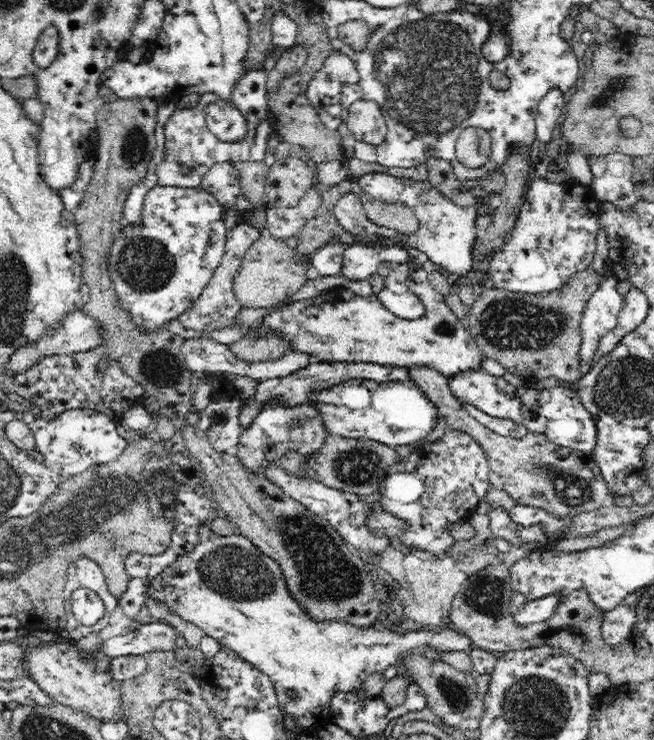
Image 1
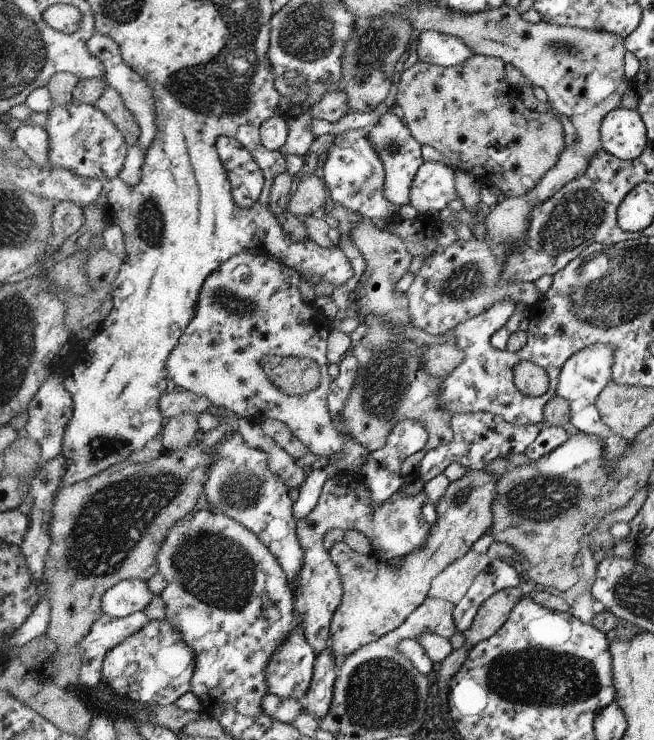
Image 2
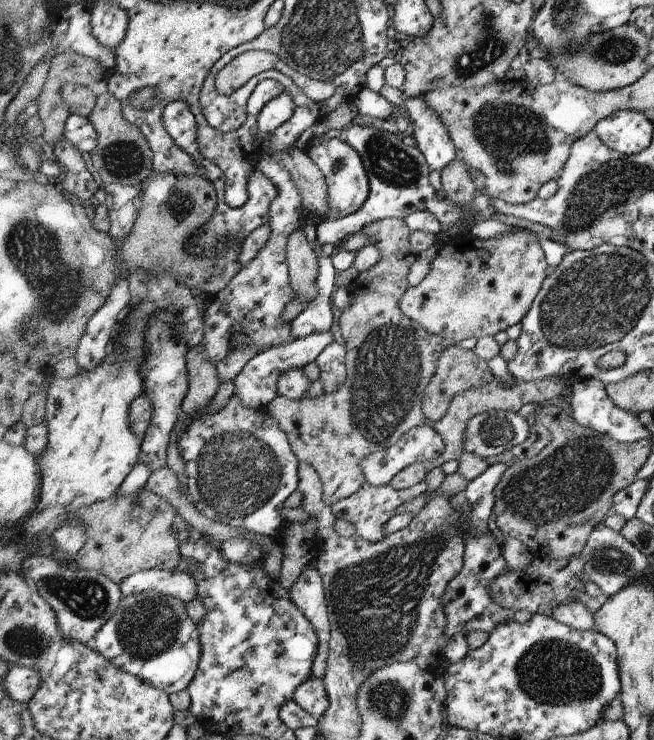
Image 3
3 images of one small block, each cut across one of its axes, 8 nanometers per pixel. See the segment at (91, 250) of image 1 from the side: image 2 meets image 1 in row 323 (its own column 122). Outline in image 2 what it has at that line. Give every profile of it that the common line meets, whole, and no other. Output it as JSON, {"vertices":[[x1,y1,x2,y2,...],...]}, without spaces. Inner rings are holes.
{"vertices":[[109,86,96,106,103,110,116,123,116,126,120,127,120,130,123,130,130,148,134,148,141,142,142,126,117,88]]}

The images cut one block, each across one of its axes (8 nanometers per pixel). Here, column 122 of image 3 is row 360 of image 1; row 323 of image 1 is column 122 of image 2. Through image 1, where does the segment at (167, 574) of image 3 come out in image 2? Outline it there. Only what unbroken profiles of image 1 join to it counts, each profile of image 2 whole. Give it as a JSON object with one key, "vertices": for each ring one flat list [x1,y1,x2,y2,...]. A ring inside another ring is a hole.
{"vertices":[[142,579,124,580,109,590,103,600,105,614,114,618,132,616,144,612,156,596,149,581]]}

